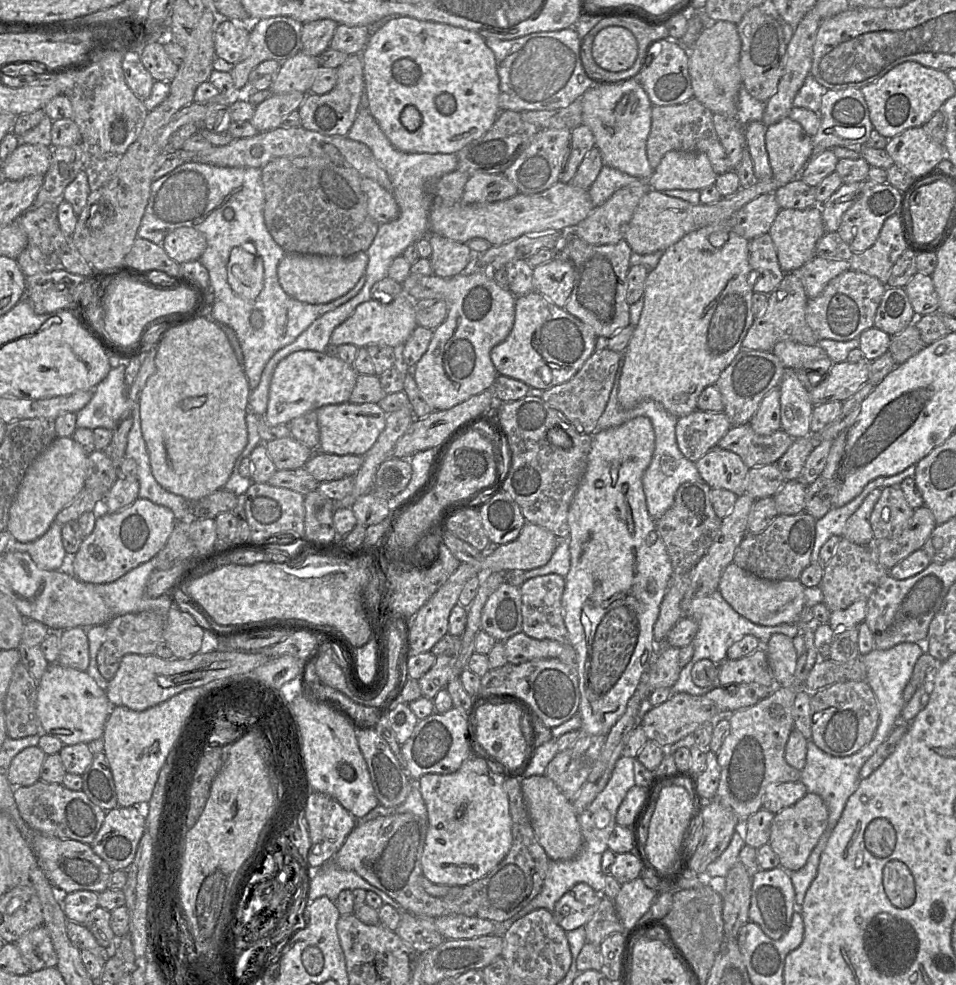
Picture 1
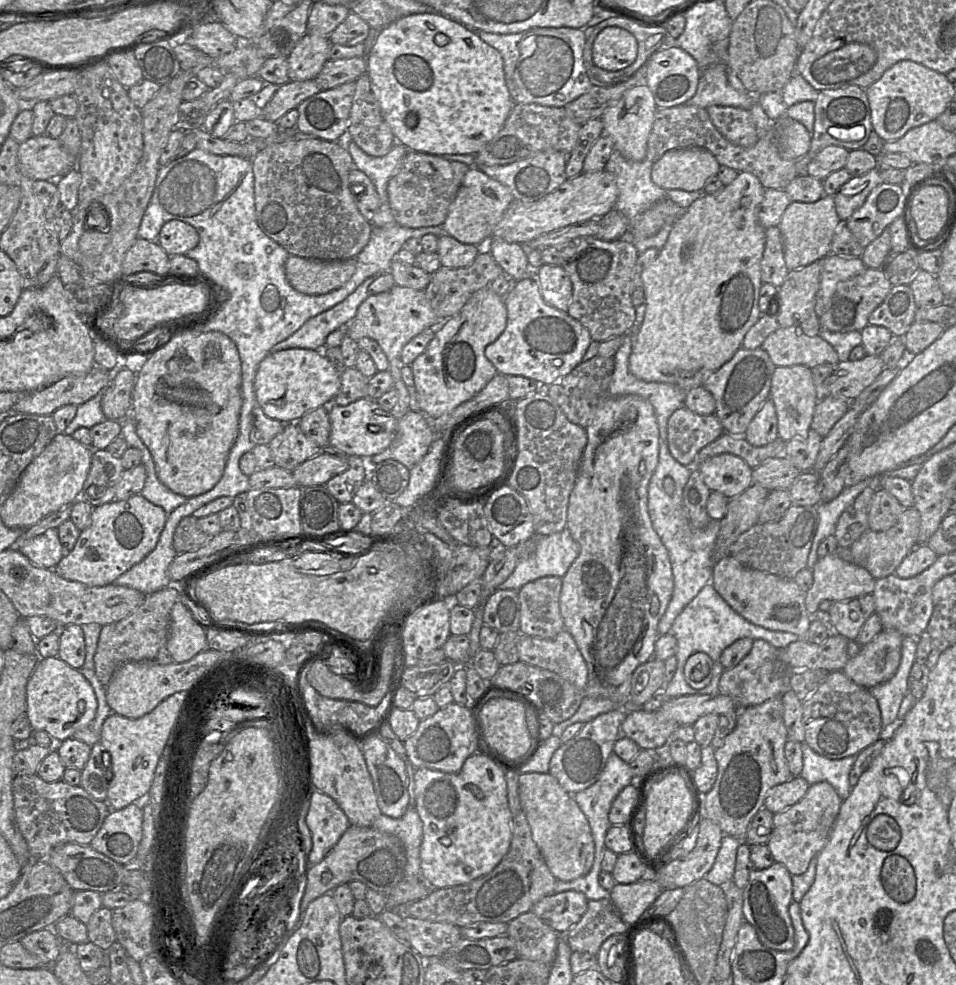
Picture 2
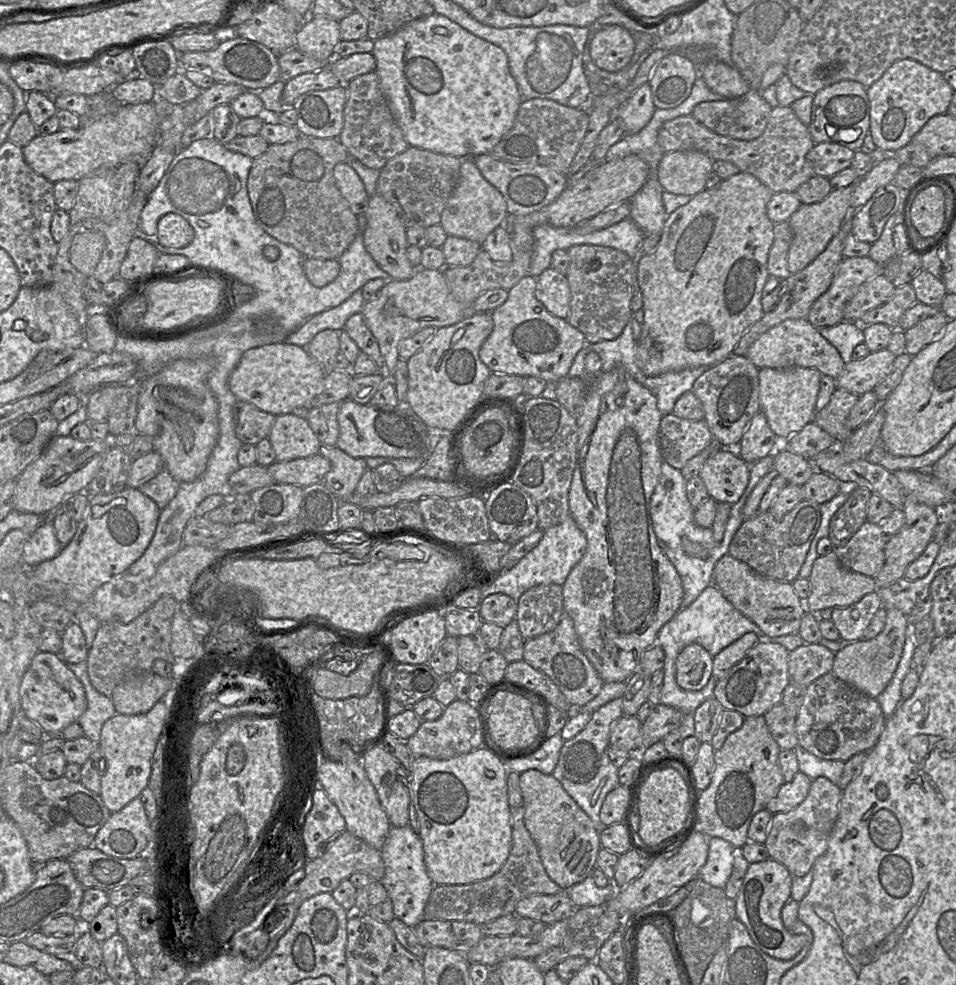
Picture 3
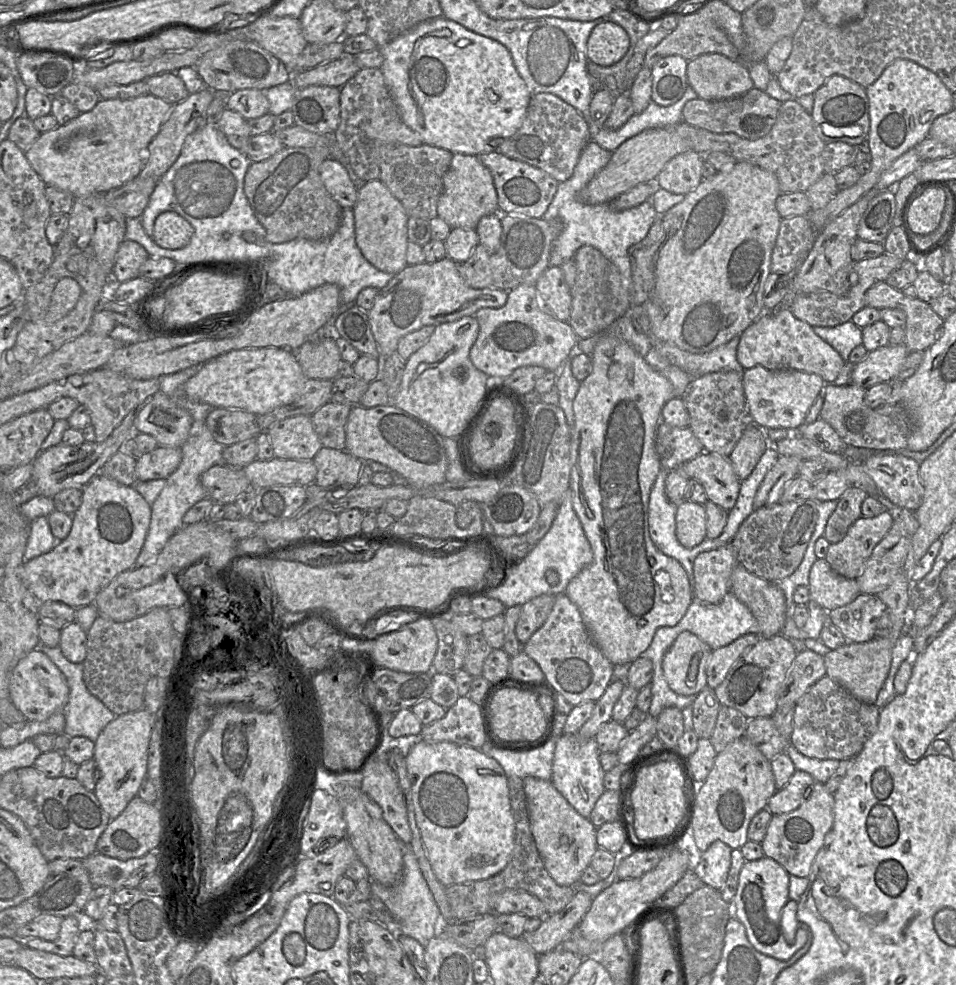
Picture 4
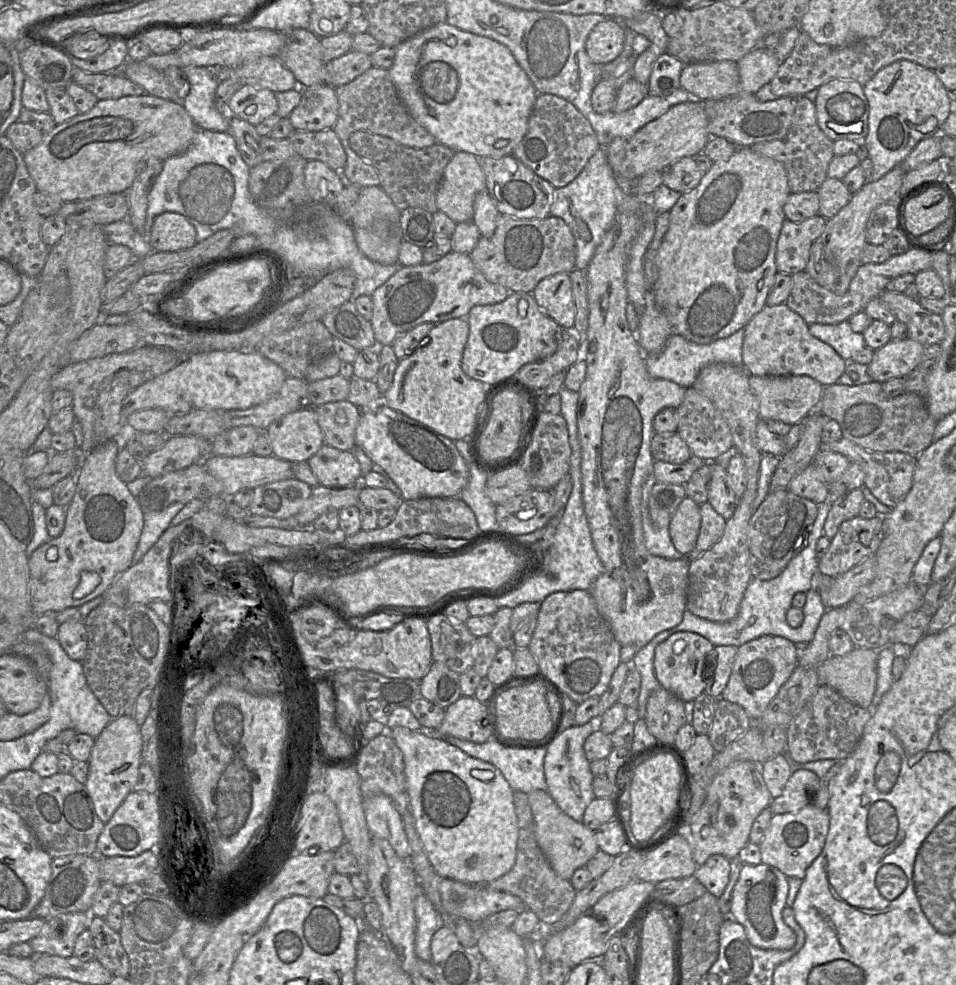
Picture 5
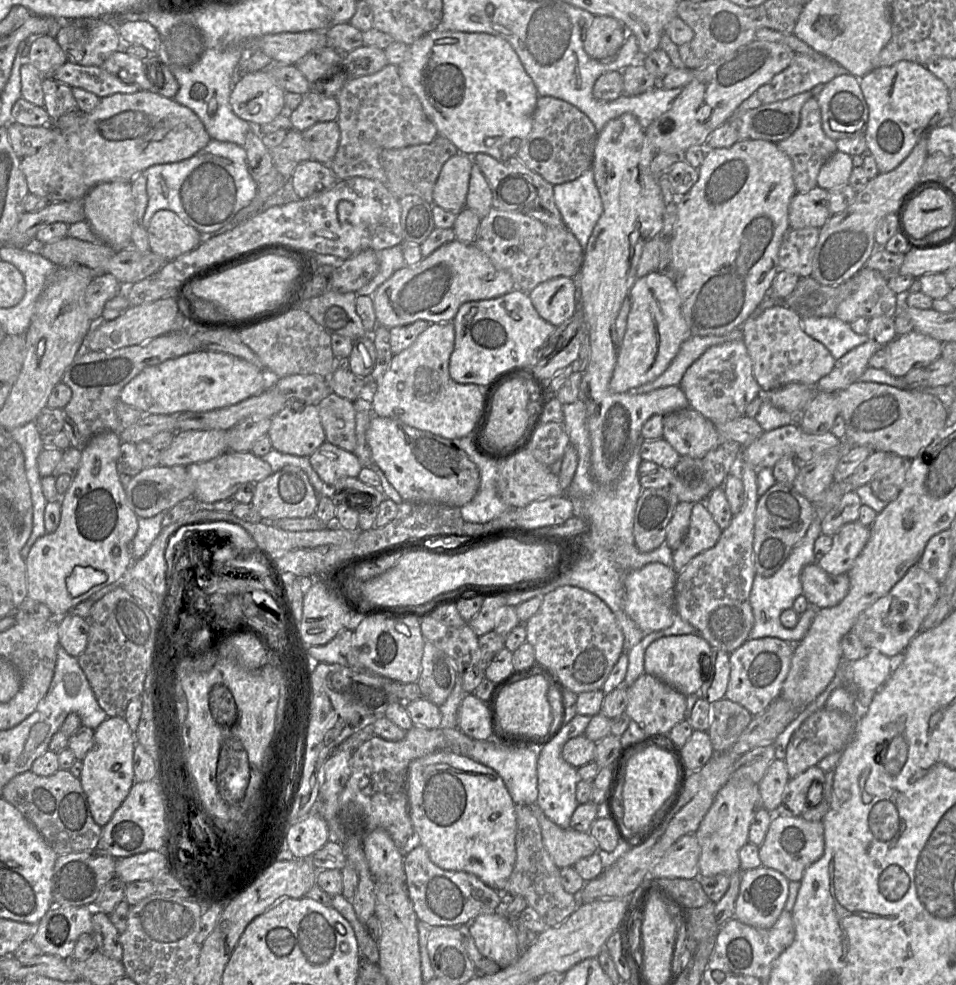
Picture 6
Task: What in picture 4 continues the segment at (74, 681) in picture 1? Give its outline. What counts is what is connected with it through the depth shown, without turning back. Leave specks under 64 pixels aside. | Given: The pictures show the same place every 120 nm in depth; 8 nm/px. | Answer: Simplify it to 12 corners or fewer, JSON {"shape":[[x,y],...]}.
{"shape":[[34,649],[15,666],[9,699],[27,721],[68,701],[66,679]]}

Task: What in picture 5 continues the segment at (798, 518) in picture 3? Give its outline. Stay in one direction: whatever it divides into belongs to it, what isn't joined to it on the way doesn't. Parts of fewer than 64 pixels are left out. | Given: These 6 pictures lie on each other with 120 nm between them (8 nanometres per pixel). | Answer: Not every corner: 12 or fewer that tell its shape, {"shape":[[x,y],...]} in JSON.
{"shape":[[770,492],[748,525],[752,579],[808,545],[818,504]]}

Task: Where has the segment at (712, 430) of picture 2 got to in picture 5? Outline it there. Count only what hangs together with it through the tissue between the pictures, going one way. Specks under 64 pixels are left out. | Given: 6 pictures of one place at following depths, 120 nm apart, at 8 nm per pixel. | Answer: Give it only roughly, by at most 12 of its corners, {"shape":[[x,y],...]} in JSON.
{"shape":[[676,432],[654,433],[654,460],[682,464],[692,458]]}

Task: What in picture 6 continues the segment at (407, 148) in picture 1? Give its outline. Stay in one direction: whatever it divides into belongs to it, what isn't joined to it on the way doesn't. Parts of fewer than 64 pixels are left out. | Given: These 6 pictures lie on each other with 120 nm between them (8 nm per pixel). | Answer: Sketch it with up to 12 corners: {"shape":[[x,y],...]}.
{"shape":[[483,32],[409,46],[402,83],[459,153],[499,161],[532,130],[538,92]]}

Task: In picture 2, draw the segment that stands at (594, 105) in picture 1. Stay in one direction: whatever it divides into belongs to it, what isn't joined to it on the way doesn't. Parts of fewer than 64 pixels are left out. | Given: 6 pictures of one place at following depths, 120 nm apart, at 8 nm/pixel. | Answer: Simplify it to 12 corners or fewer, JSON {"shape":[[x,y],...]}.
{"shape":[[649,87],[627,90],[601,117],[625,159],[646,158],[657,109]]}

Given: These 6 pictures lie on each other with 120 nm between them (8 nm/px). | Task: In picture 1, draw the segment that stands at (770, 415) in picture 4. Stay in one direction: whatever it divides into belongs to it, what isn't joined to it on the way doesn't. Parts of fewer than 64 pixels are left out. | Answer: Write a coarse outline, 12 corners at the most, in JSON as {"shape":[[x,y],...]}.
{"shape":[[794,370],[780,384],[781,429],[811,435],[814,405]]}

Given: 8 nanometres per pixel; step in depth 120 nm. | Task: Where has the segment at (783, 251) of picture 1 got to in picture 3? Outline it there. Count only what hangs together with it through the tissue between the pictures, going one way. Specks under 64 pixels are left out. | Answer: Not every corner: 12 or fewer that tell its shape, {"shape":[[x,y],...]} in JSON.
{"shape":[[853,184],[801,204],[788,223],[791,274],[823,252],[851,215]]}

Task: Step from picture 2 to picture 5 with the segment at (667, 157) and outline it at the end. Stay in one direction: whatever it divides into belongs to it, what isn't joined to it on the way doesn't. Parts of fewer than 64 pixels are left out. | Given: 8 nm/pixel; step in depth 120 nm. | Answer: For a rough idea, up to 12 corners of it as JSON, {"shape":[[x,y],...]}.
{"shape":[[683,157],[662,172],[662,183],[681,194],[704,174],[694,157]]}

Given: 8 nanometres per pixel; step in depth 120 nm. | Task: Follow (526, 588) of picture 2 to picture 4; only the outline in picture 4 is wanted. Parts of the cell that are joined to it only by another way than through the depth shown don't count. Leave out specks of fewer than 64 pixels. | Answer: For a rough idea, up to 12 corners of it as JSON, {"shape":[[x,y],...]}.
{"shape":[[555,596],[521,606],[516,636],[525,644],[546,621]]}

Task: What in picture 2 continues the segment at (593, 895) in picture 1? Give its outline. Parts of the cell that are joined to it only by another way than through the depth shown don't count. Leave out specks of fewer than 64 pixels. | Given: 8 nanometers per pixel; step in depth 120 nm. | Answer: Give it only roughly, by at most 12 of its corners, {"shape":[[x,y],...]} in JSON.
{"shape":[[570,890],[543,897],[531,912],[561,935],[588,899]]}

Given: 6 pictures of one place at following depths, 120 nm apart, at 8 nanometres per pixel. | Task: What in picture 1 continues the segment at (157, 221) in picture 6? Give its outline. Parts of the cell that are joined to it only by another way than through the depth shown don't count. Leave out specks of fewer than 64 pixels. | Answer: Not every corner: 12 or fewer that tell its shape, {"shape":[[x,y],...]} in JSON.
{"shape":[[192,227],[173,230],[162,243],[178,264],[199,260],[205,236]]}

